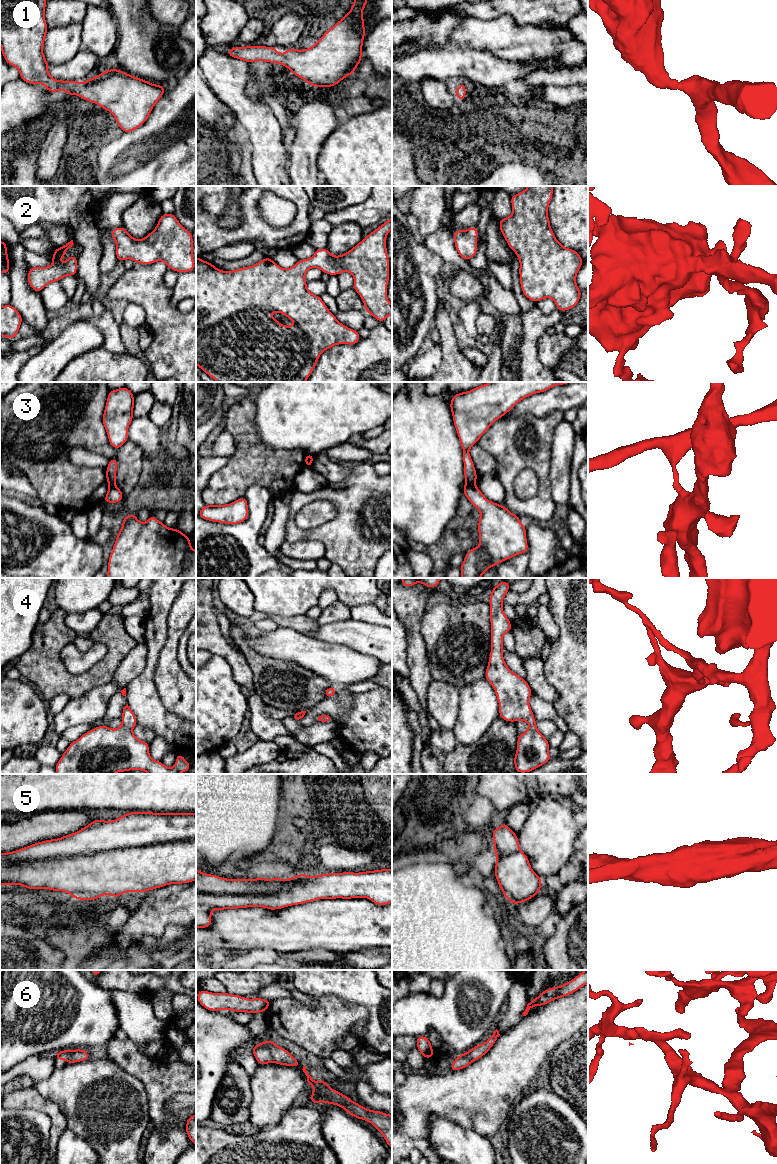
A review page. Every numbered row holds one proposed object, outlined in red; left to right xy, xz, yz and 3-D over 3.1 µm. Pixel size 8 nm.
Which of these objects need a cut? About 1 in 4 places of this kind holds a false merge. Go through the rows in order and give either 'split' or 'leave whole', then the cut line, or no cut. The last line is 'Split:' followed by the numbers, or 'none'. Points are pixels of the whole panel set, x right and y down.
1: leave whole; cut none
2: leave whole; cut none
3: split; cut yz (465, 483), (474, 485)
4: leave whole; cut none
5: split; cut xy (195, 838), (114, 848), (74, 857), (0, 862)
6: leave whole; cut none
Split: 3, 5

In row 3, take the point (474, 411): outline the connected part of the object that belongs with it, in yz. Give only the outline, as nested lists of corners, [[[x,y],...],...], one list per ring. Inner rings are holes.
[[[490,382],[454,394],[450,401],[453,423],[463,449],[465,484],[475,485],[477,473],[469,449],[499,418],[522,399],[572,382]]]

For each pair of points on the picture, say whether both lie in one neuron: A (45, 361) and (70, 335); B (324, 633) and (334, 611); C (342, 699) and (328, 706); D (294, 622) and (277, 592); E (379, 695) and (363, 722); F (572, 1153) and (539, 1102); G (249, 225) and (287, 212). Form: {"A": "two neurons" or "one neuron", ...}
{"A": "one neuron", "B": "two neurons", "C": "one neuron", "D": "two neurons", "E": "one neuron", "F": "one neuron", "G": "two neurons"}

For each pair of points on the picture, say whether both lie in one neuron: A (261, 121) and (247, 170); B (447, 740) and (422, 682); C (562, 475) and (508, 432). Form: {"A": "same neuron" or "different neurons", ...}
{"A": "different neurons", "B": "different neurons", "C": "different neurons"}

